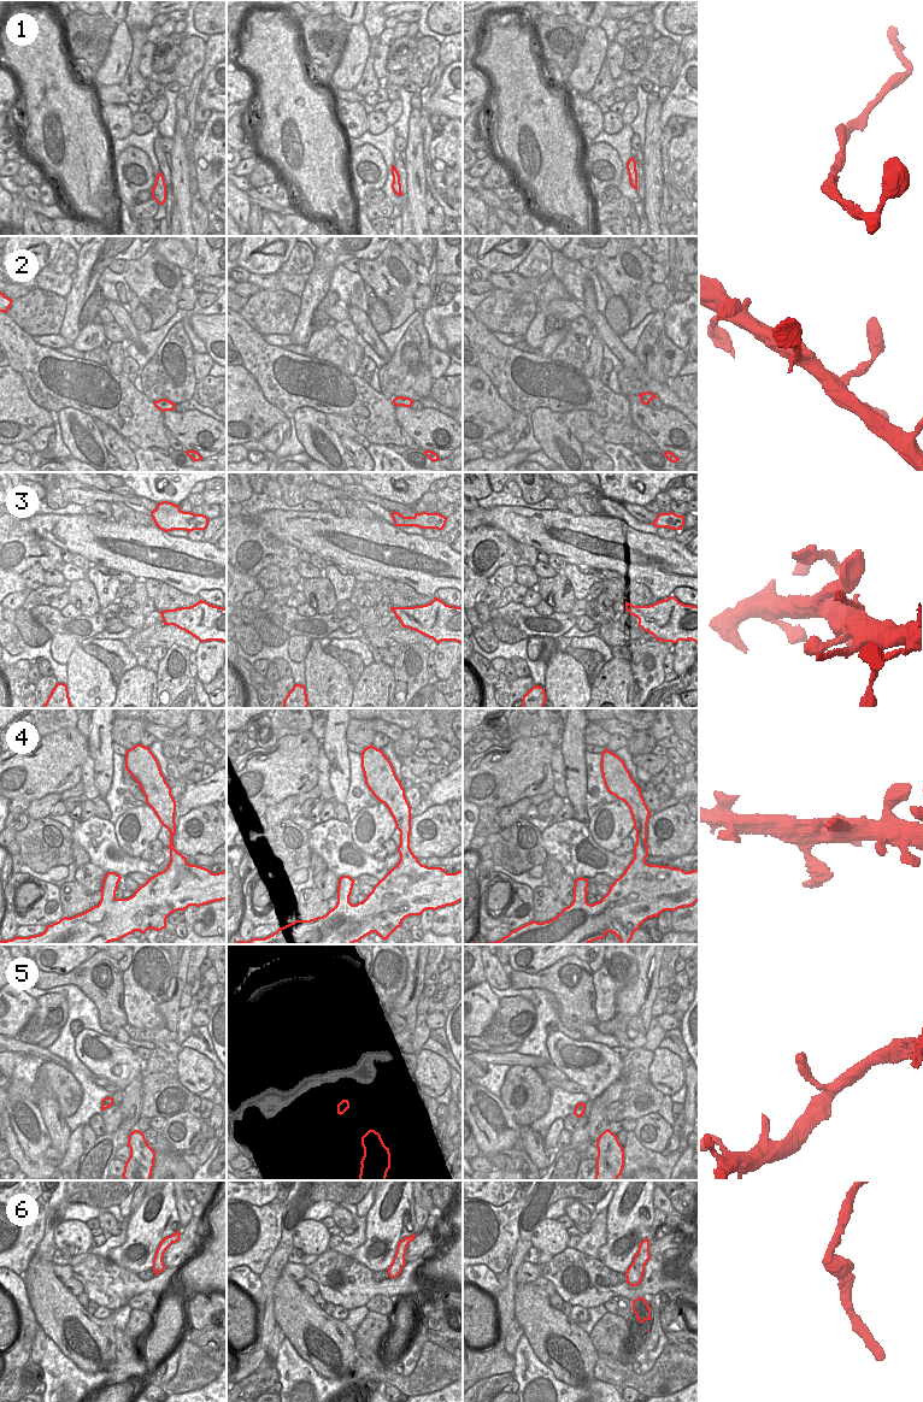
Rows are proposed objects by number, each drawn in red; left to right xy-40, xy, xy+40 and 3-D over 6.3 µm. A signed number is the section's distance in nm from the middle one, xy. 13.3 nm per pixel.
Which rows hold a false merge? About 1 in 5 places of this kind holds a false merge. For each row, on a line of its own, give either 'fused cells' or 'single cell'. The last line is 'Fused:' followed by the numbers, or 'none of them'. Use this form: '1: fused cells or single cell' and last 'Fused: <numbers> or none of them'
1: single cell
2: single cell
3: single cell
4: single cell
5: single cell
6: single cell
Fused: none of them

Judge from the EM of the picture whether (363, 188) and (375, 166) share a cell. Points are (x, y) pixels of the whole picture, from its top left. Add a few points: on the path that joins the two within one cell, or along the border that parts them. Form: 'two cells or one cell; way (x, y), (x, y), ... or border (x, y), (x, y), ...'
one cell; way (363, 183), (364, 177), (370, 171)

